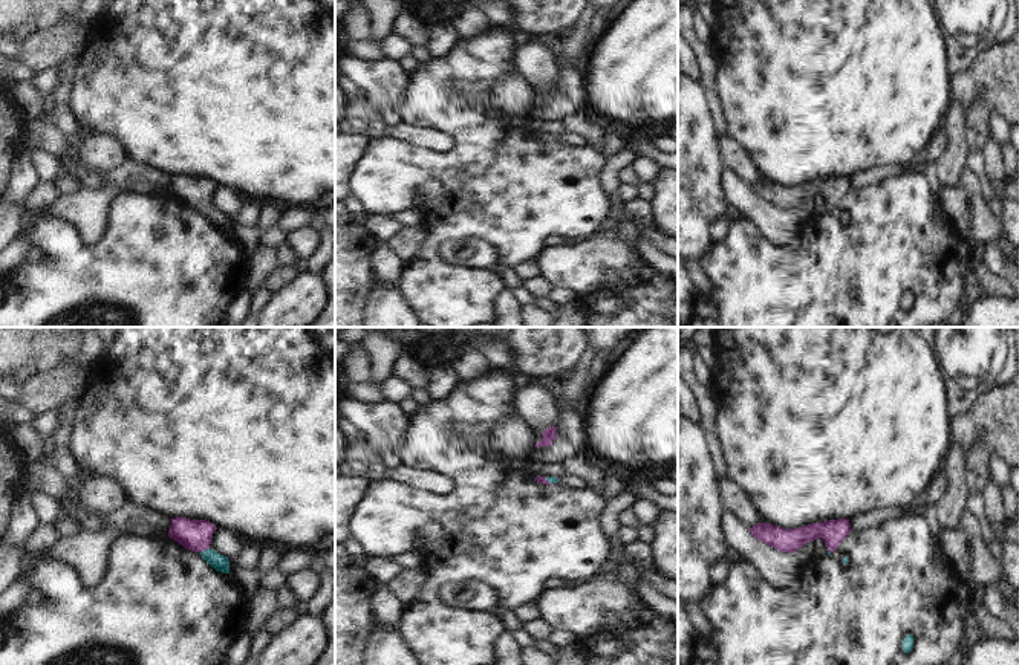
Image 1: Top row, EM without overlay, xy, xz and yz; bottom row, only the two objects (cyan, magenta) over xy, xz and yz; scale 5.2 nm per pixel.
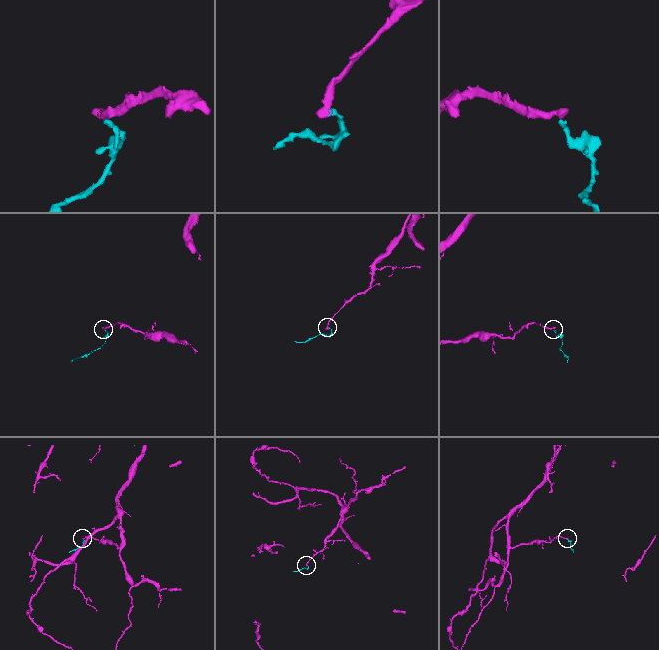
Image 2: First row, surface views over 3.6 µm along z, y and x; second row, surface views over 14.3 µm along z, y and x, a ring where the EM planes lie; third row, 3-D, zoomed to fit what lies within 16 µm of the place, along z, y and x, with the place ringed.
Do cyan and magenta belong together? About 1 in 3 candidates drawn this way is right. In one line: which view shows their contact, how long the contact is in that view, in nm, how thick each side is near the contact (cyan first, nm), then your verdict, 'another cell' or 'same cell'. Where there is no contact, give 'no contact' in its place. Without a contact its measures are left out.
contact in xy; length 50 nm; calibres 90 and 160 nm; same cell

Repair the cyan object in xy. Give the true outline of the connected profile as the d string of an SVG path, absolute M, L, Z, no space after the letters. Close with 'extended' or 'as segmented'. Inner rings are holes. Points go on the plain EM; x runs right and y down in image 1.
M171 176L168 194L185 206L199 209L202 216L217 229L230 231L230 217L210 205L217 185L207 177Z; extended

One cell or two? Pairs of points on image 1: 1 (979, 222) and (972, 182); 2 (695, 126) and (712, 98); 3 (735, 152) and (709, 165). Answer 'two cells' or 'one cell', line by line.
1: one cell
2: two cells
3: two cells

